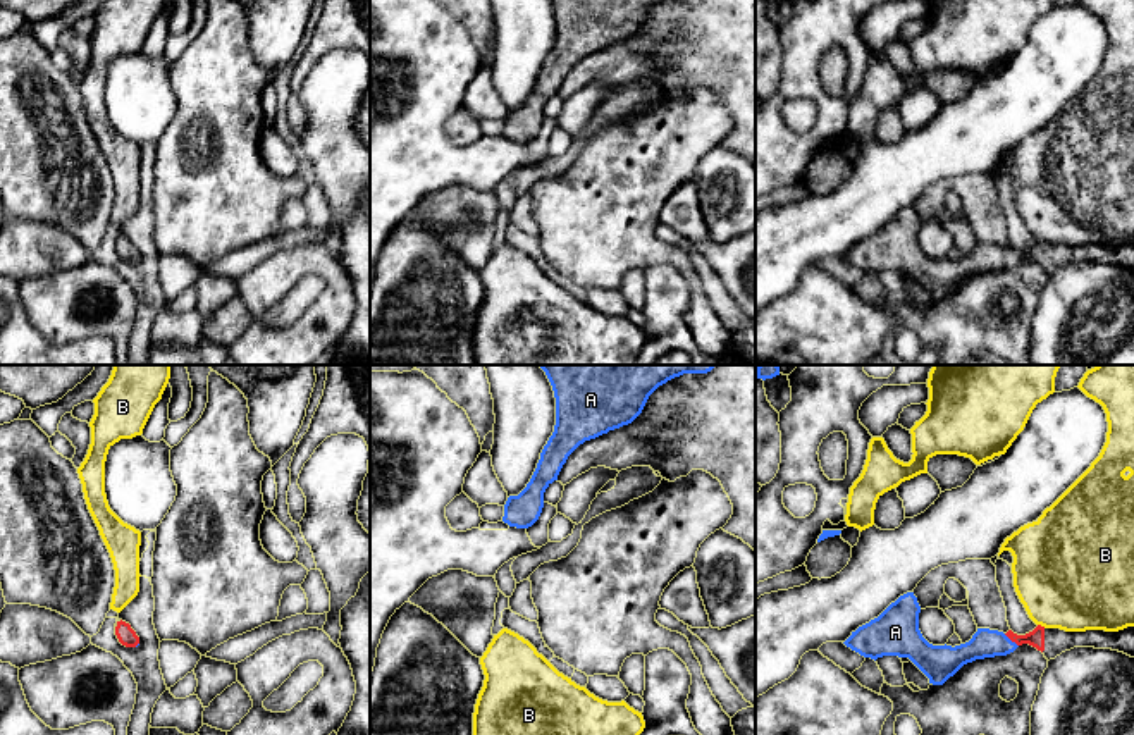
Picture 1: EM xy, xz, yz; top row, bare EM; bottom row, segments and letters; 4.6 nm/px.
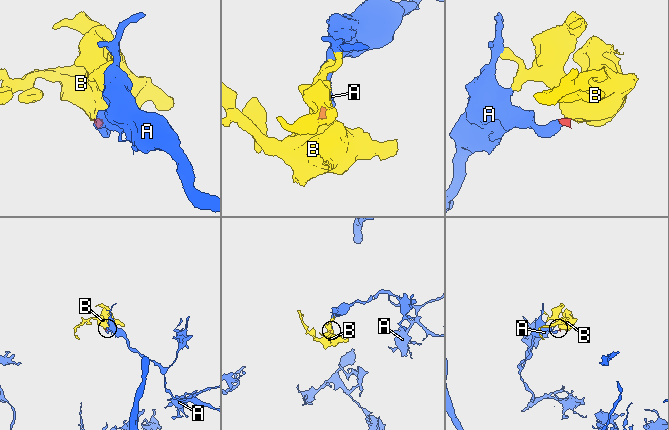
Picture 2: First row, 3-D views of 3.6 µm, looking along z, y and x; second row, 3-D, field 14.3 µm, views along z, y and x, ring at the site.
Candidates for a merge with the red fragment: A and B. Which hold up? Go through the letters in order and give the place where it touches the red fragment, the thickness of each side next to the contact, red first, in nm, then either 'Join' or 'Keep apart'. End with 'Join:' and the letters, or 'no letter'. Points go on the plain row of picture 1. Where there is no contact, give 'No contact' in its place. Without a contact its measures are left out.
A: Touches red at yz (1010, 253). Thickness 80 nm (red) against 140 nm. Join
B: Touches red at yz (1040, 240). Thickness 80 nm (red) against 460 nm. Keep apart
Join: A

